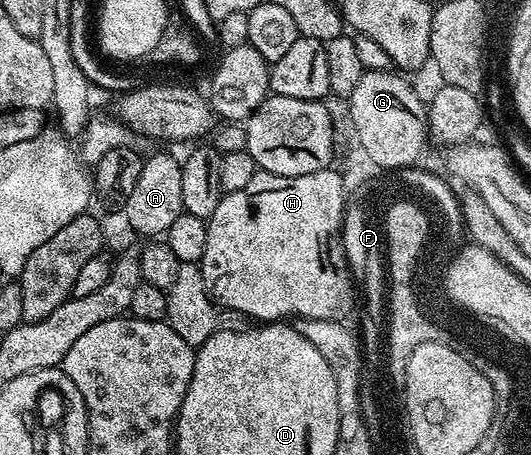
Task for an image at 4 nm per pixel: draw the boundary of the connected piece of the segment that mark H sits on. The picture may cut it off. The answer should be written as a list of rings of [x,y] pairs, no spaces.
[[[328,167],[313,171],[313,175],[296,177],[256,171],[241,191],[224,193],[217,211],[206,218],[205,255],[201,262],[207,294],[216,306],[256,317],[254,320],[259,323],[279,323],[290,313],[330,321],[346,318],[355,301],[355,289],[351,286],[353,274],[343,250],[343,175],[333,170]]]

